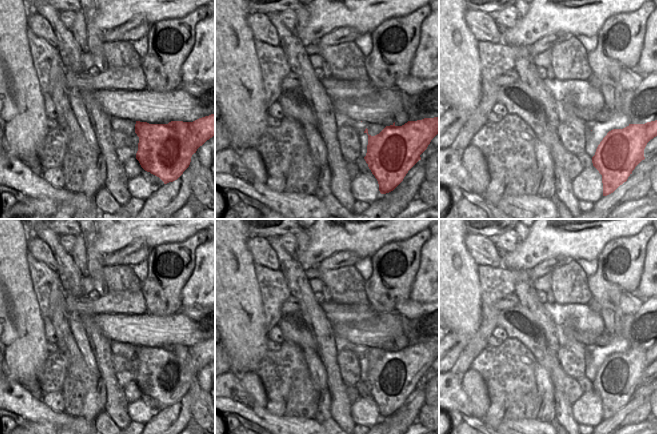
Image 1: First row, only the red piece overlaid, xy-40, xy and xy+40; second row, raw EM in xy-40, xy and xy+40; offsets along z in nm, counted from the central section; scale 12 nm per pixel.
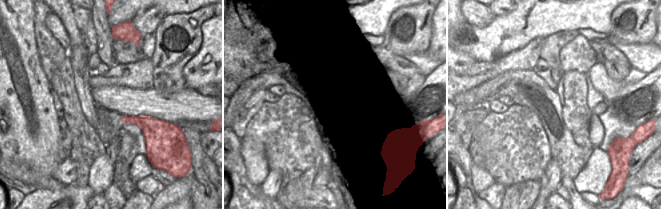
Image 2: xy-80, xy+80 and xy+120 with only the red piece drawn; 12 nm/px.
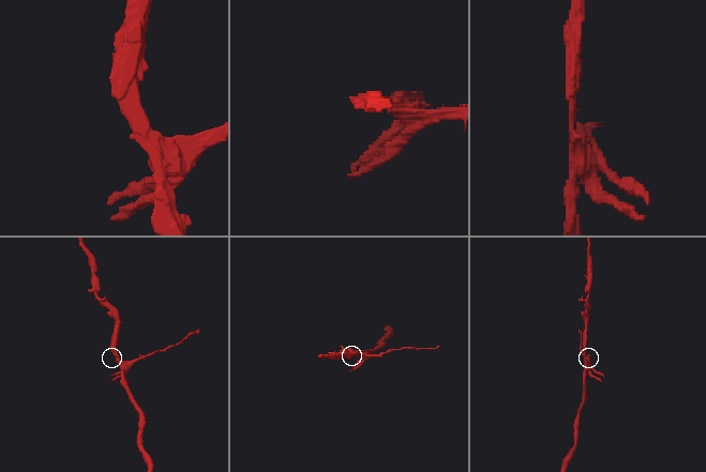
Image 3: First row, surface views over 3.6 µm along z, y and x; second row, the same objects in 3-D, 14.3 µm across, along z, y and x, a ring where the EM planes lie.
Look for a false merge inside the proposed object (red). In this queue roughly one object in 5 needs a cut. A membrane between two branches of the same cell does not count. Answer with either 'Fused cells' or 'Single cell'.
Fused cells.

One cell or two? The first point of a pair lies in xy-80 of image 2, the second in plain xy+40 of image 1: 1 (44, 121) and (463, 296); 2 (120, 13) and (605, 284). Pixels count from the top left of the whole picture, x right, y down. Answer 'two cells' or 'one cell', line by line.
1: one cell
2: two cells

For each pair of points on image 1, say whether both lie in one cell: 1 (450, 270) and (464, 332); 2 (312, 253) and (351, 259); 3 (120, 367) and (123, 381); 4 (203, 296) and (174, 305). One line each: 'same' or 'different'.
1: same
2: different
3: same
4: different

